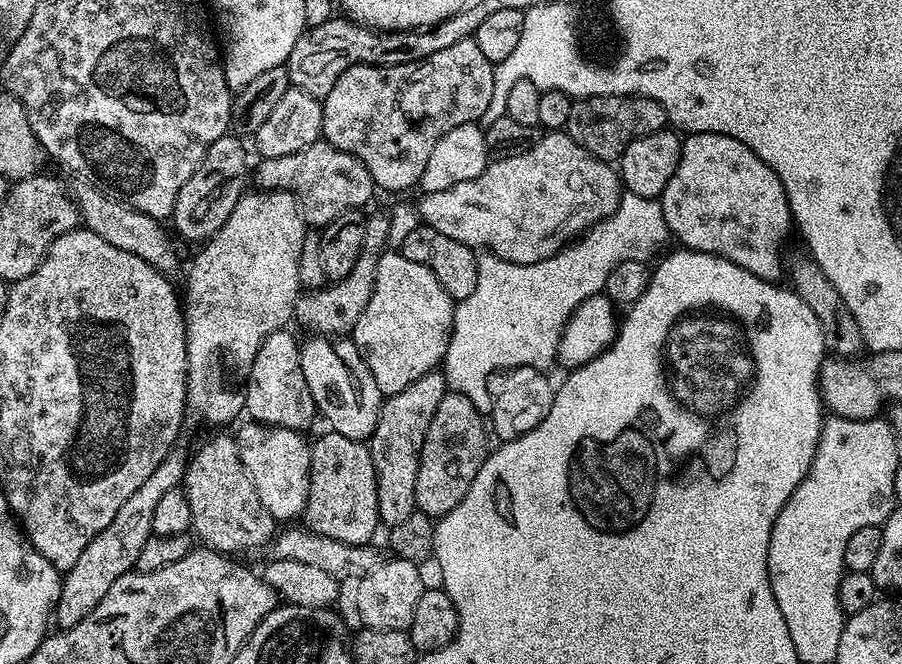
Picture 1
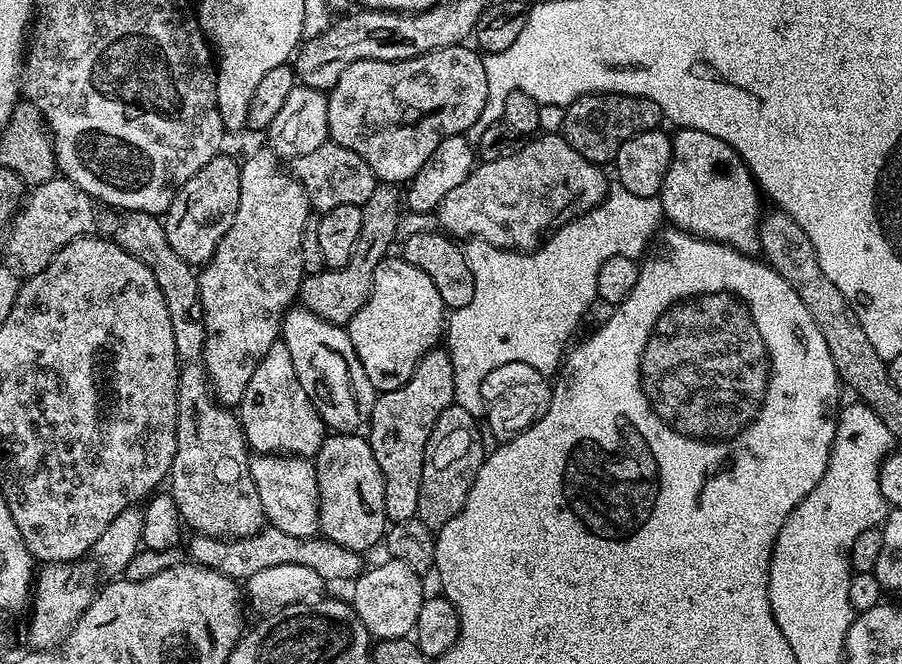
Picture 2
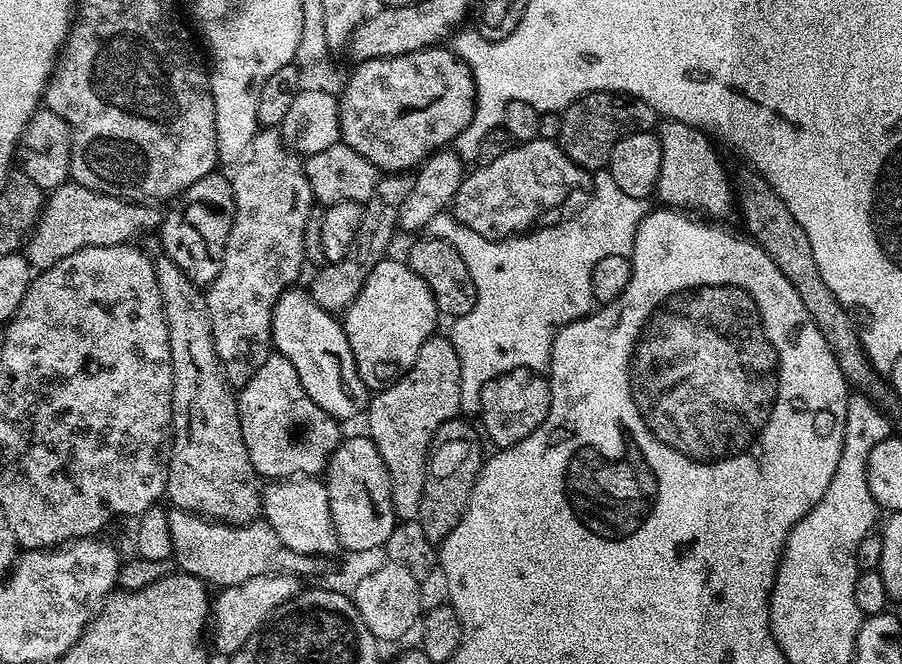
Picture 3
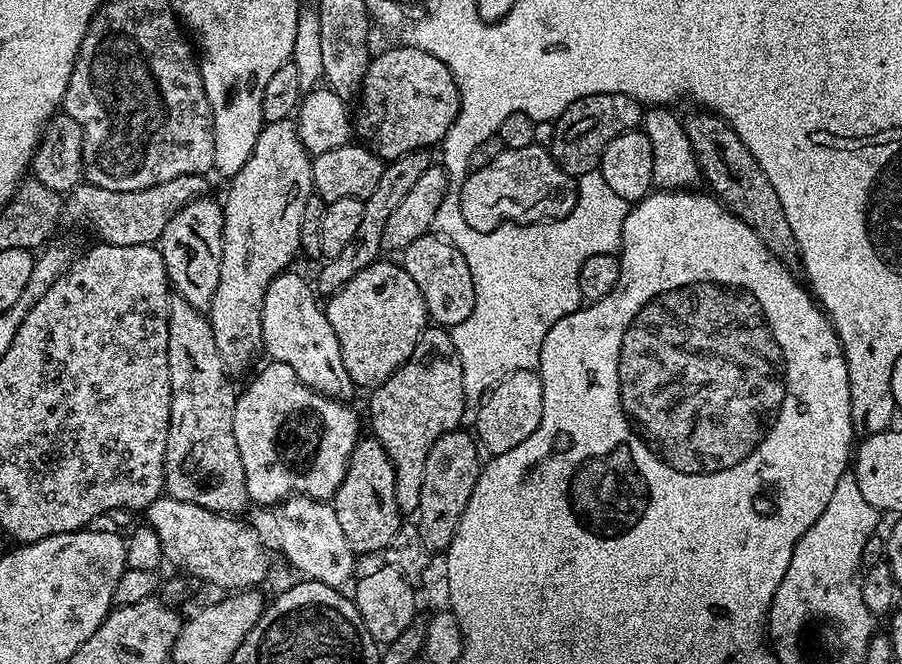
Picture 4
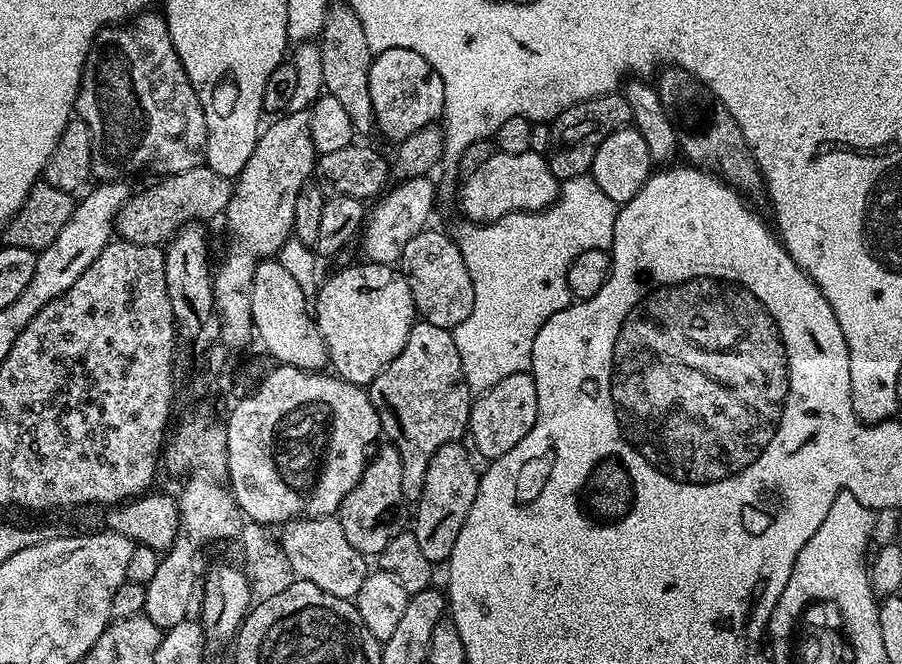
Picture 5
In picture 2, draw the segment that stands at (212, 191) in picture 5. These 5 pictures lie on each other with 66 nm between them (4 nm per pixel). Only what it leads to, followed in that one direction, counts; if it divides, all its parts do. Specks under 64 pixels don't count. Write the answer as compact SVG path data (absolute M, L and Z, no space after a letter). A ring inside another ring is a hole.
M57 174L45 184L35 185L21 204L7 237L8 267L21 278L46 270L46 266L50 266L54 254L58 254L62 246L74 242L79 236L91 236L97 231L96 208L98 209L97 201L86 195L77 184L67 180L63 174Z

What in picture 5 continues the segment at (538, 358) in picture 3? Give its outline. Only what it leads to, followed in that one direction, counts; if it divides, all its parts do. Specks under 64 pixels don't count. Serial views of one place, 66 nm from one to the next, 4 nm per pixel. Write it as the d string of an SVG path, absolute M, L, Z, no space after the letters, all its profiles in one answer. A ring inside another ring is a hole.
M585 174L563 181L556 199L541 212L525 212L522 218L511 222L484 222L479 226L464 222L454 232L466 270L470 270L470 282L474 282L474 310L470 310L466 322L451 329L454 346L458 346L458 358L462 358L462 374L469 392L485 392L490 390L490 386L502 382L502 378L531 369L538 330L542 330L546 318L573 303L574 297L568 285L570 262L586 250L611 249L617 211L618 205L598 190L598 182L594 182L591 175Z

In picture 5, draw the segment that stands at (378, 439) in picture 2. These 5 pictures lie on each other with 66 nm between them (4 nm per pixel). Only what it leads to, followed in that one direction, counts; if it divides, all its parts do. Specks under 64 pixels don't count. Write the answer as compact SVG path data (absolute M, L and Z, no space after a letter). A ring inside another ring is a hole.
M425 320L413 323L410 338L398 354L398 358L391 360L372 379L372 383L367 385L366 391L380 419L383 435L400 451L402 494L405 501L415 502L420 499L422 494L430 458L434 458L434 454L441 446L459 441L460 435L463 437L468 431L468 419L474 396L469 392L468 383L462 374L462 358L458 358L458 346L454 346L451 331L442 326L434 326Z

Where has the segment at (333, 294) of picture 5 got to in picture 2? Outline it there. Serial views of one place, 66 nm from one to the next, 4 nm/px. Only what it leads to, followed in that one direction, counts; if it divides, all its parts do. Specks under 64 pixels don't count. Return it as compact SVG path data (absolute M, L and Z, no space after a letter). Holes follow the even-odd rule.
M392 254L378 262L370 298L346 325L350 342L354 342L354 354L358 354L366 370L366 378L370 378L377 393L389 392L406 383L414 374L420 359L441 343L442 333L446 328L446 309L438 294L438 286L430 282L430 274L418 270L418 266L399 255L396 256Z

